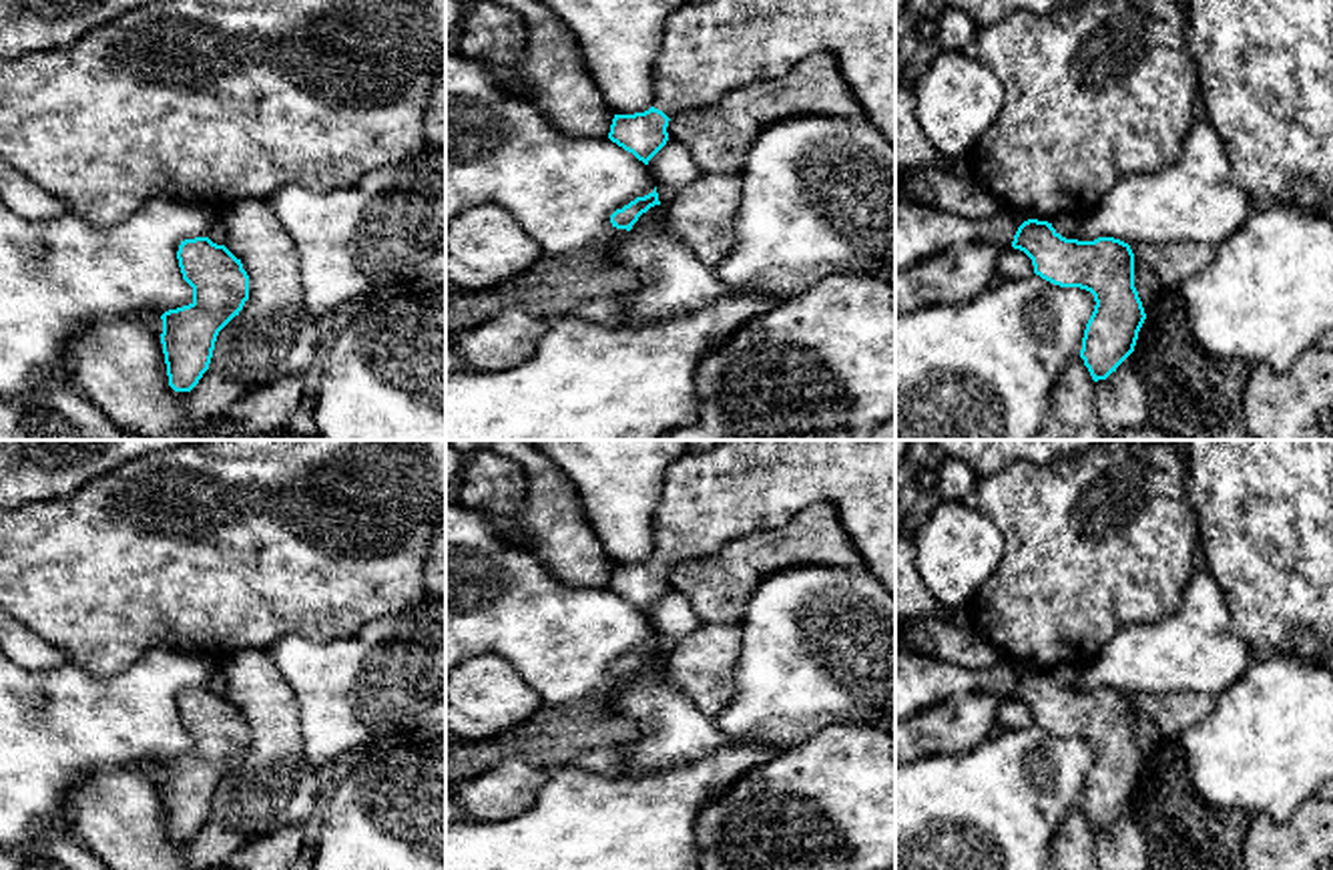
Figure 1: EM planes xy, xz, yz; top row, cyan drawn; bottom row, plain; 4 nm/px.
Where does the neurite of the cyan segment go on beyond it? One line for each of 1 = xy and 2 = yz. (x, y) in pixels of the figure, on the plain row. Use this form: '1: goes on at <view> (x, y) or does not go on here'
1: does not go on here
2: does not go on here

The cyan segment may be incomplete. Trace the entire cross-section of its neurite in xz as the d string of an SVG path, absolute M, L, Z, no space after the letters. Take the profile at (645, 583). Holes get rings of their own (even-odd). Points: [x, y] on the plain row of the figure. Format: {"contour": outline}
{"contour": "M725 440L709 452L679 458L664 472L654 508L652 557L614 565L608 589L648 615L666 595L666 577L677 563L779 528L819 502L837 508L865 567L895 597L895 440Z"}

